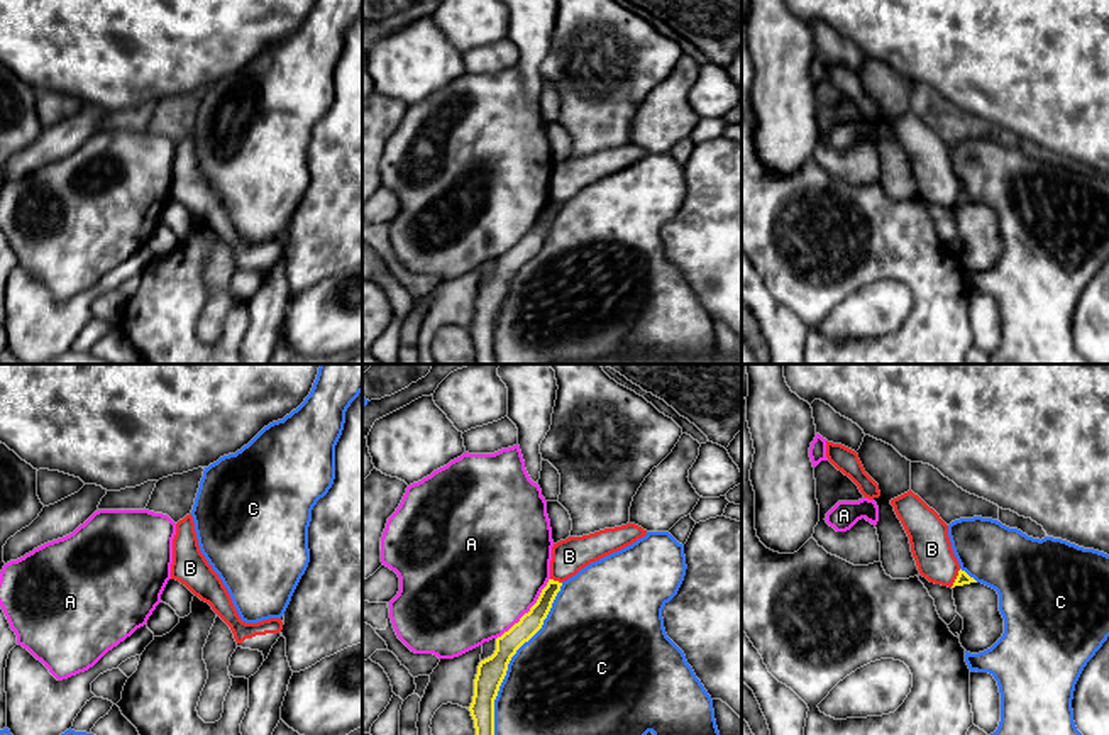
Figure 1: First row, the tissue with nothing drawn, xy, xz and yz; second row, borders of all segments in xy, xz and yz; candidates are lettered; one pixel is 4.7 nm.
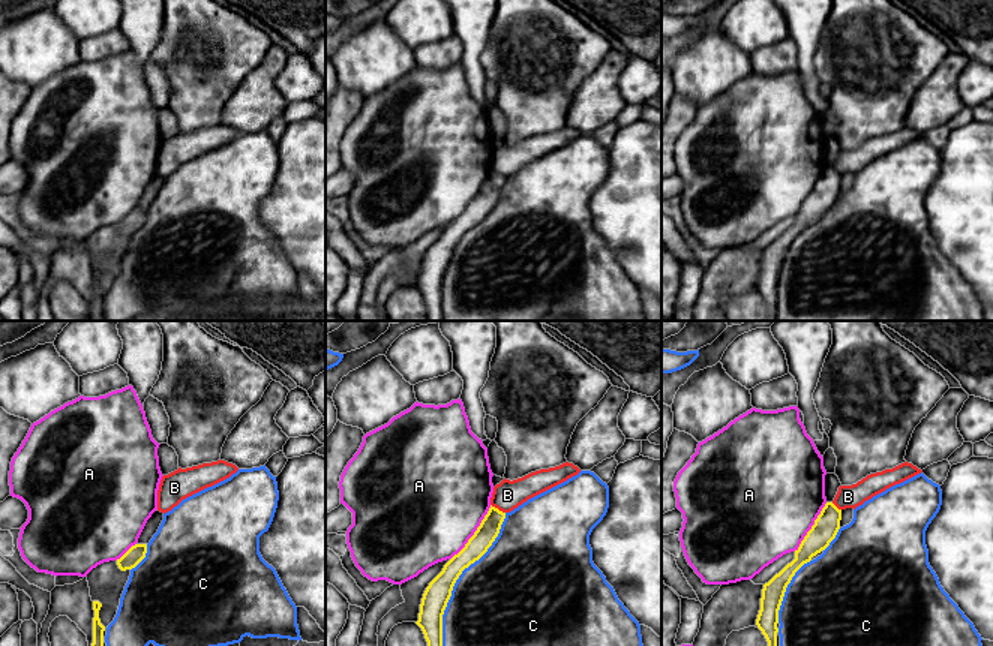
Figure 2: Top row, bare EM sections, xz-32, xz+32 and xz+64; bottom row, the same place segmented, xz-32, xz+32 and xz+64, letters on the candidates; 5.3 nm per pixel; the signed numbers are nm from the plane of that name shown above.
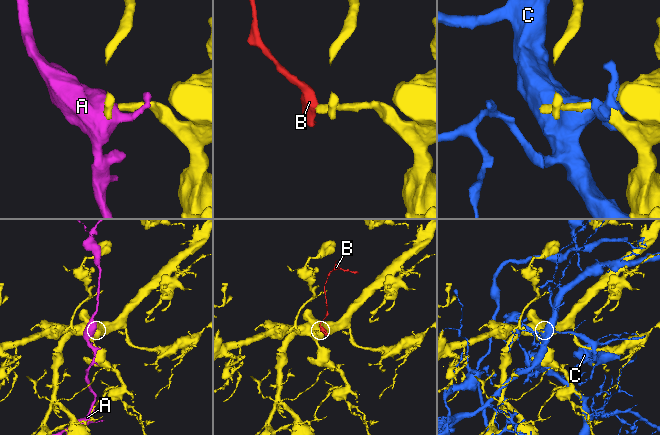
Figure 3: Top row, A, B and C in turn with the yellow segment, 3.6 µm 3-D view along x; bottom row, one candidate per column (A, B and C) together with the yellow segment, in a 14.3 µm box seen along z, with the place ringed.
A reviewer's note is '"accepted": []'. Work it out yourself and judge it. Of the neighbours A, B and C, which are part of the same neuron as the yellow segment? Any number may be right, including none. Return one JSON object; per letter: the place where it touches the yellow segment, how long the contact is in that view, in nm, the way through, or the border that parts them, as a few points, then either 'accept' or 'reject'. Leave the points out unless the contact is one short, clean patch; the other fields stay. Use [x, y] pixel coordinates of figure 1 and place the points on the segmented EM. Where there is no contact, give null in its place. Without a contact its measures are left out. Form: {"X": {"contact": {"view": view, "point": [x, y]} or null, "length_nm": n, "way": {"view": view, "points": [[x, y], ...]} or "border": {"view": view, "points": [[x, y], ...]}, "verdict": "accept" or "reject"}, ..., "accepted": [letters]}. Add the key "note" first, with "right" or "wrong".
{"note": "right", "A": {"contact": {"view": "xz", "point": [530, 610]}, "length_nm": 380, "verdict": "reject"}, "B": {"contact": {"view": "yz", "point": [957, 578]}, "length_nm": 100, "border": {"view": "yz", "points": [[960, 569], [950, 586]]}, "verdict": "reject"}, "C": {"contact": {"view": "xz", "point": [510, 659]}, "length_nm": 800, "verdict": "reject"}, "accepted": []}

